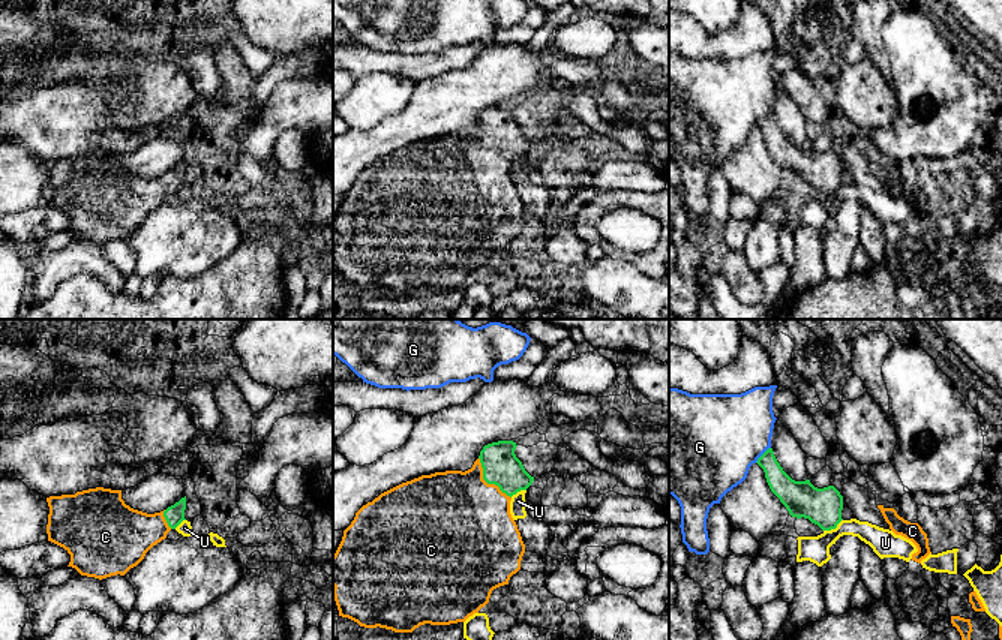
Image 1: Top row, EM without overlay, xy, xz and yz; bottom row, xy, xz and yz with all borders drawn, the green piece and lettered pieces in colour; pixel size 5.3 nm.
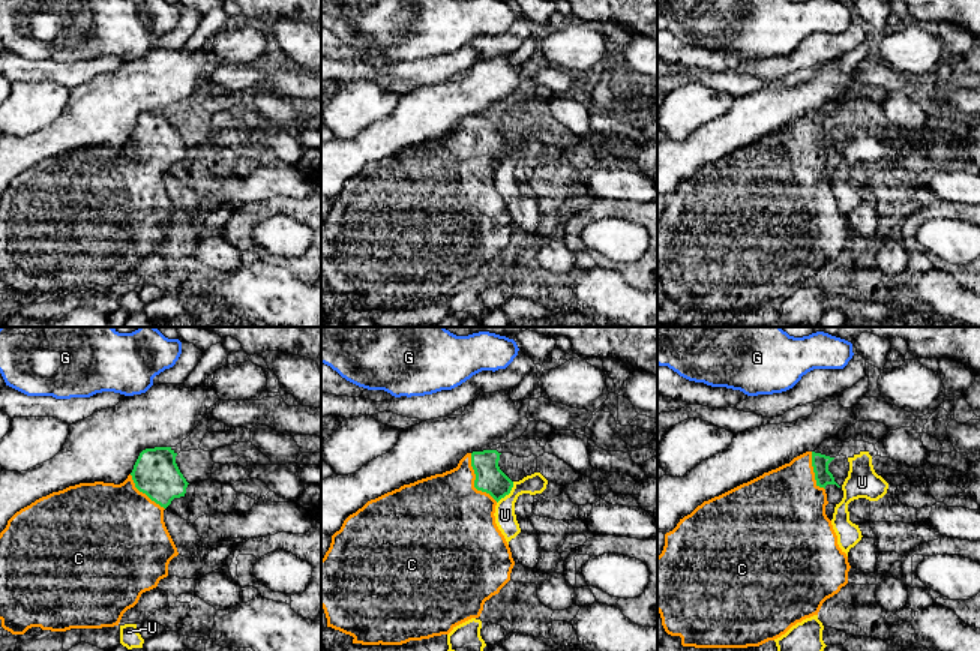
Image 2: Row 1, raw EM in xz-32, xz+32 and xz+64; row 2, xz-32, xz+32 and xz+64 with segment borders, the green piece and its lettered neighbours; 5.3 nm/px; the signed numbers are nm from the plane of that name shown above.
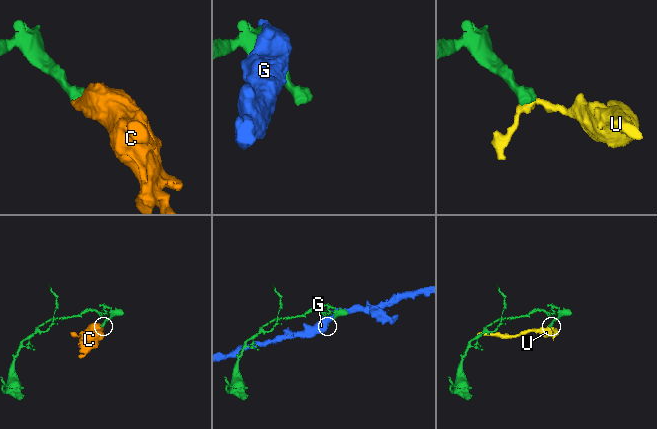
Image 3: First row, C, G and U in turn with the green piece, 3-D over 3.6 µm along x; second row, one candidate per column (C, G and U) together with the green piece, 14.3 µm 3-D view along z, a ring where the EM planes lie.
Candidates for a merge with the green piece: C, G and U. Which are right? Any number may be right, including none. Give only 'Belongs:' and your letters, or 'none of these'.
Belongs: C

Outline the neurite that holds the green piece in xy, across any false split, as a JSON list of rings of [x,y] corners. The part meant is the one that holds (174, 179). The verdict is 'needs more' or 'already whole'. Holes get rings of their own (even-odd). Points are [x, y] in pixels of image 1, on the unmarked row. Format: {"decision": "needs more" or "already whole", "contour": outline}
{"decision": "needs more", "contour": [[[104,151],[46,162],[50,178],[46,198],[48,205],[63,211],[70,219],[68,231],[75,232],[81,240],[106,243],[124,240],[136,231],[146,217],[166,202],[184,183],[186,160],[174,169],[154,178],[130,172],[122,163],[122,154]]]}

